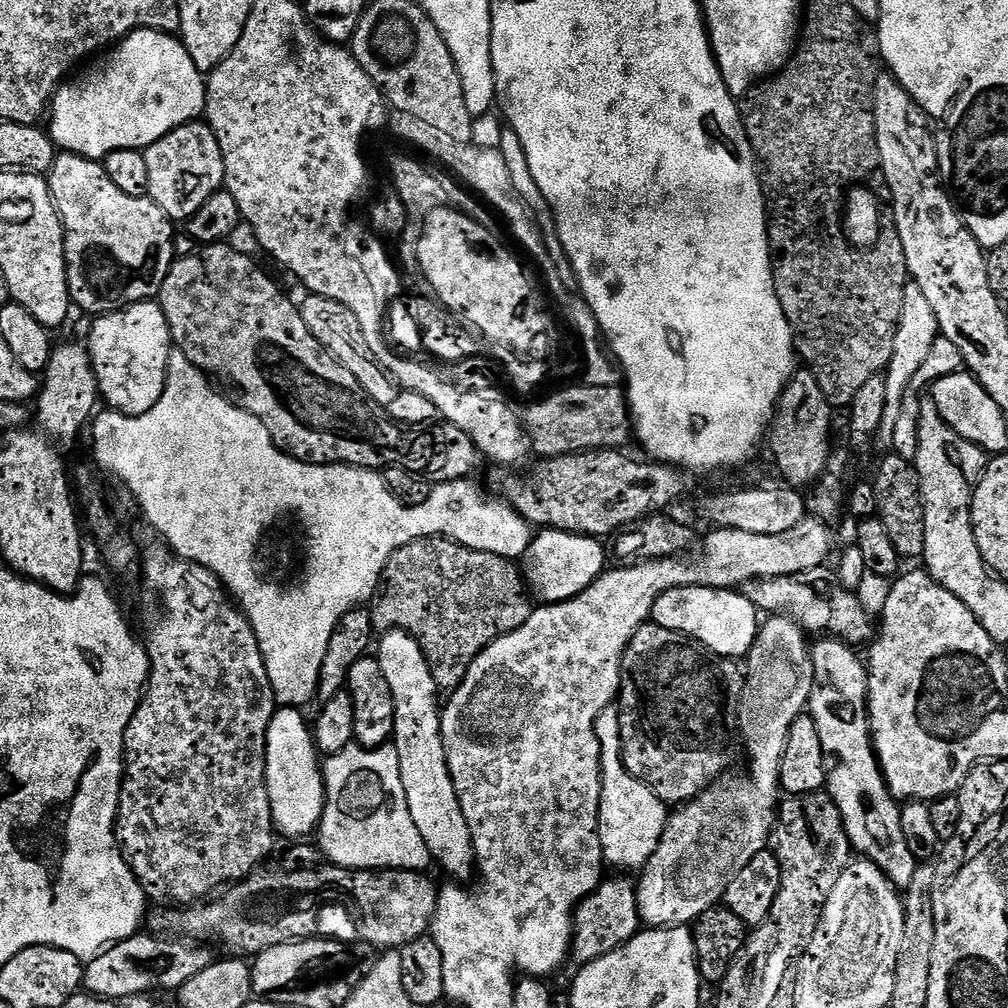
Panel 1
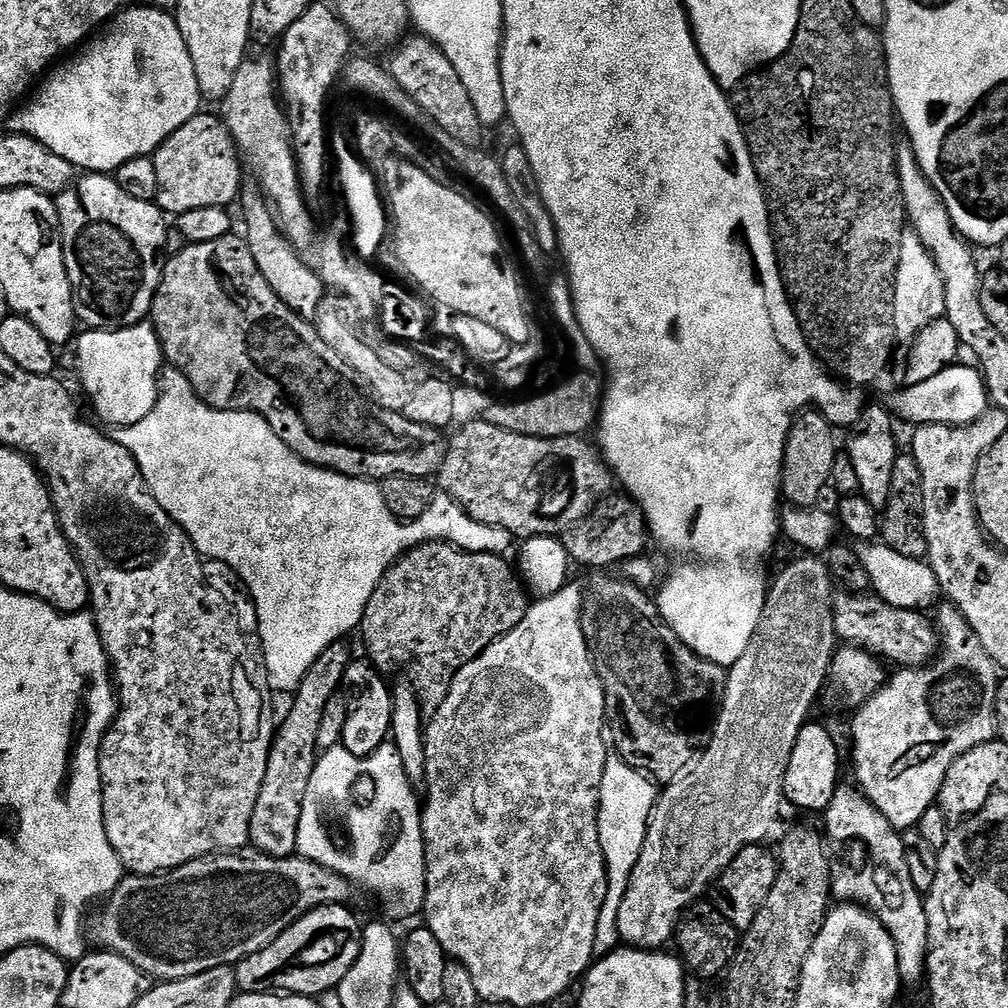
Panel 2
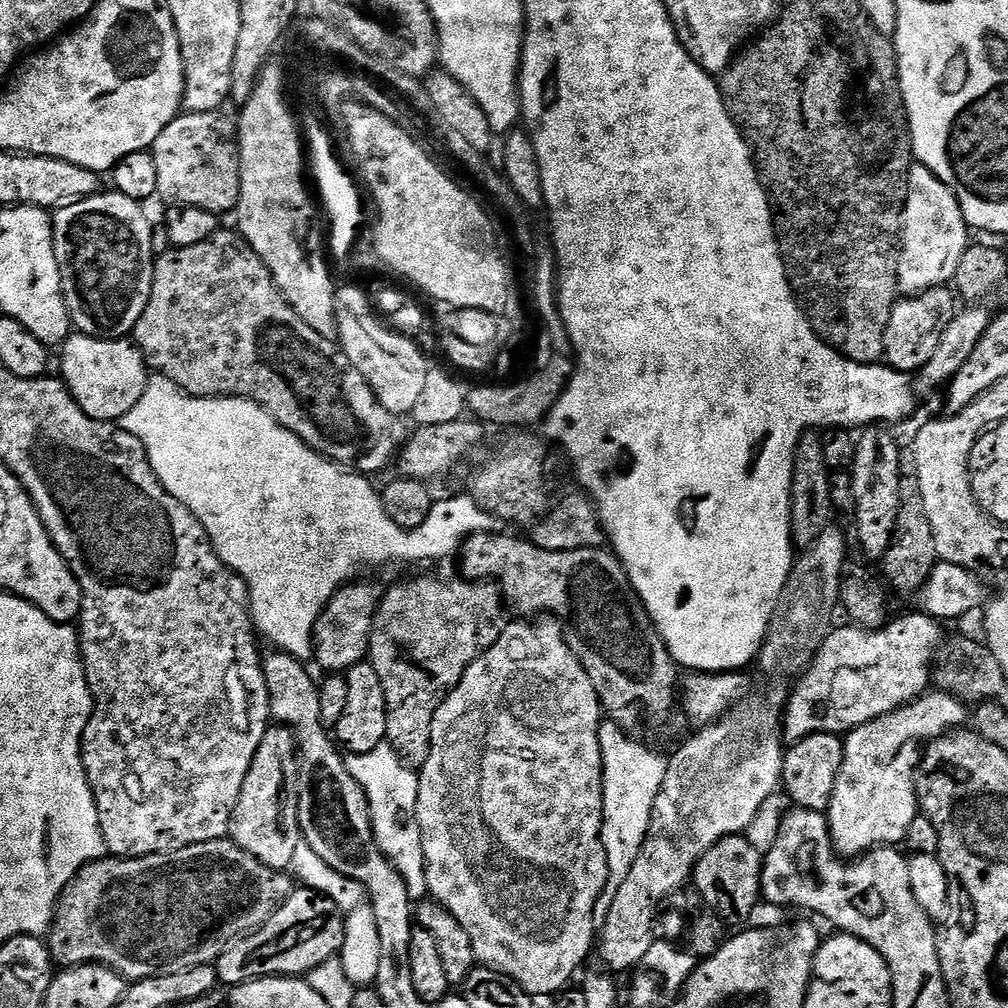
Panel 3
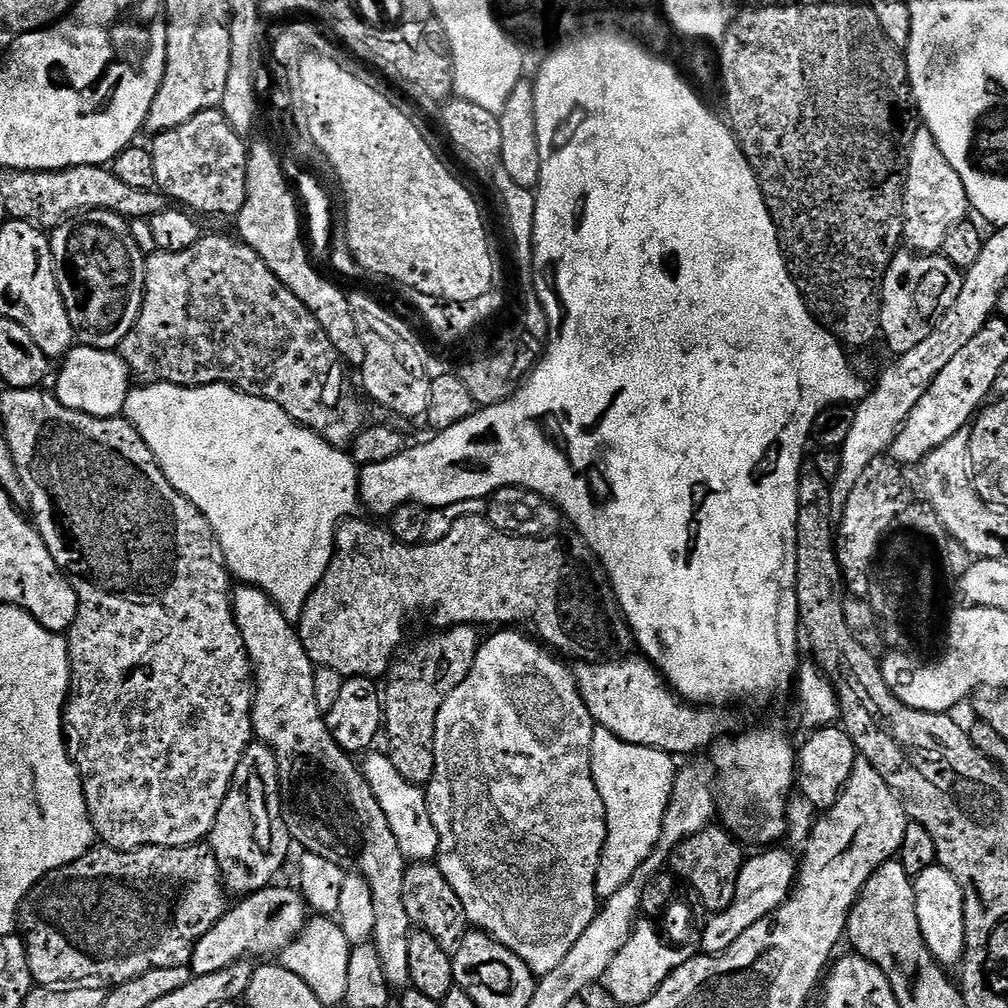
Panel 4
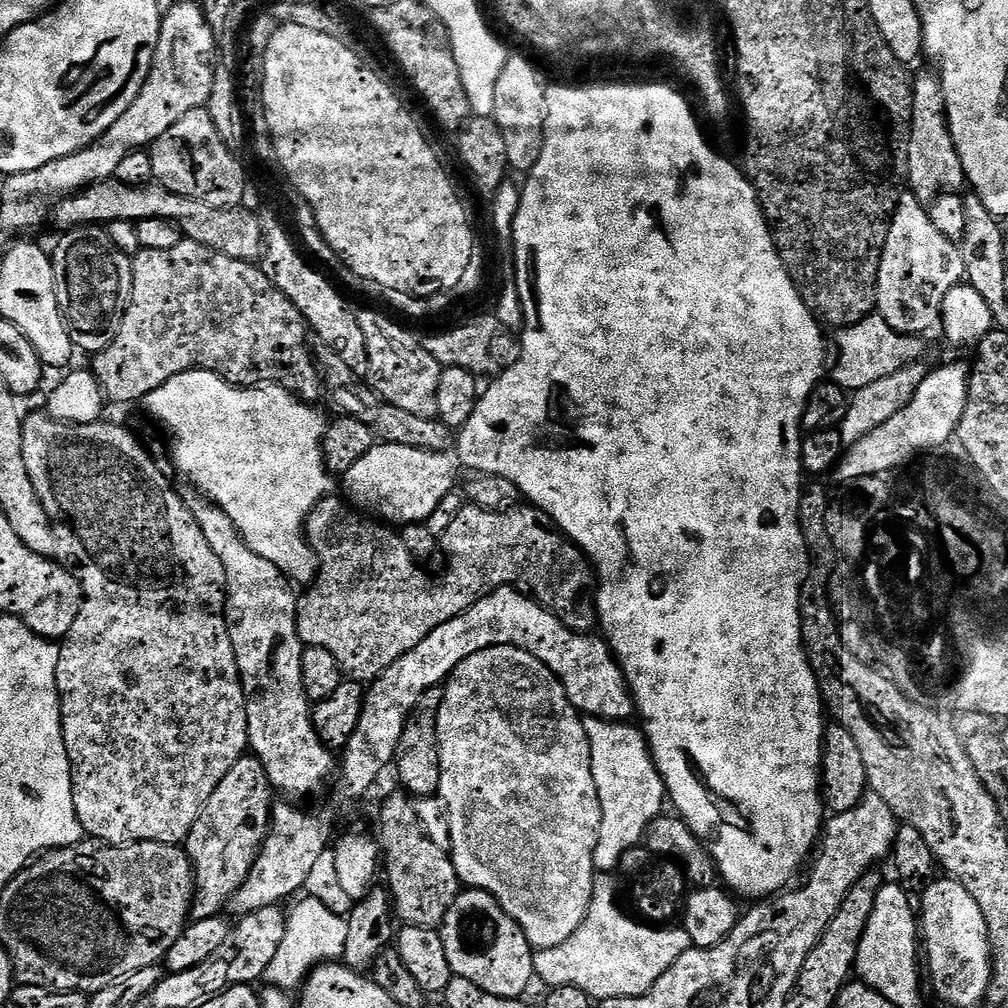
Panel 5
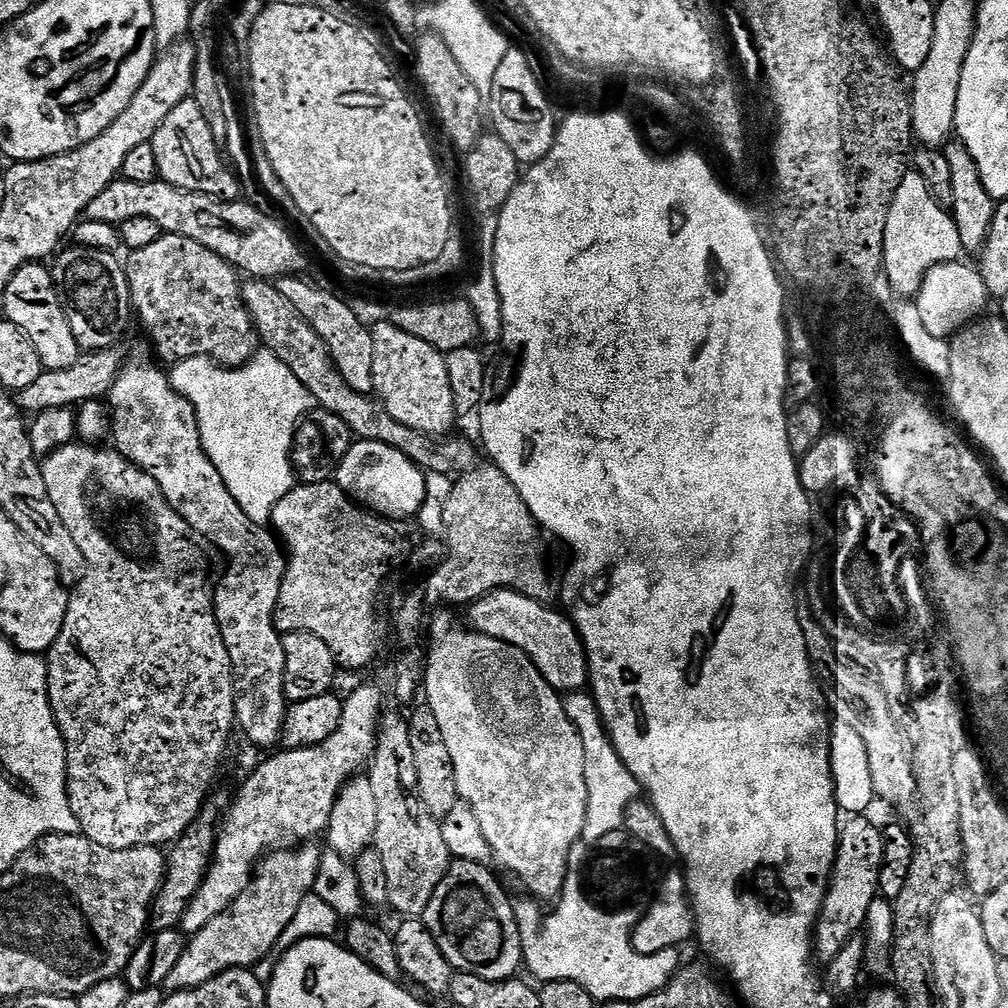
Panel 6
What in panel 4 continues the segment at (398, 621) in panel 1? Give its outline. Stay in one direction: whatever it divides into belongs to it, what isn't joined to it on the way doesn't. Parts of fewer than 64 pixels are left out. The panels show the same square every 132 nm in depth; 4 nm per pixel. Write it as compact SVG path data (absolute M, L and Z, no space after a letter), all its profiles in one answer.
M457 624L451 628L433 631L429 640L416 644L408 653L405 651L393 663L386 673L386 681L382 688L382 699L384 702L384 723L383 731L388 732L388 748L386 755L390 762L394 762L394 770L406 778L406 782L417 786L427 786L432 781L434 774L434 746L436 745L436 723L438 722L438 710L442 710L442 702L466 682L466 674L474 666L474 658L478 654L482 643L482 636L479 636L477 629L470 624Z

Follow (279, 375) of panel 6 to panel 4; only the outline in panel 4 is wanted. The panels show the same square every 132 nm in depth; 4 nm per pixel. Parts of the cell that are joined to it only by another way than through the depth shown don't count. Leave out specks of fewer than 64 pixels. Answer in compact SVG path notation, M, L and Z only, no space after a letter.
M177 384L136 386L129 391L122 416L136 427L138 434L142 434L146 446L150 446L150 450L160 463L160 468L166 474L170 486L174 486L174 490L181 492L206 518L206 522L210 522L220 543L220 549L224 552L224 562L228 566L229 573L240 584L249 584L251 588L263 590L276 603L278 610L282 610L282 614L288 620L299 621L310 594L320 585L330 566L332 552L336 549L336 530L339 528L341 520L355 517L357 515L356 508L361 507L360 468L351 455L343 448L330 446L330 442L326 442L318 434L314 434L310 429L303 428L298 422L294 422L294 418L290 418L290 414L286 414L286 410L282 410L282 406L245 392L237 392L228 384L207 384L201 388L183 388Z

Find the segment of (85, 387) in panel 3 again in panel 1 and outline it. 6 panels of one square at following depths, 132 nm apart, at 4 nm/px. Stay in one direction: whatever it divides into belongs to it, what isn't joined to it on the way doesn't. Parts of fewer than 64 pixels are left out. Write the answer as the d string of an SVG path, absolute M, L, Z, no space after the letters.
M144 300L141 304L131 304L129 308L97 316L91 323L92 333L89 334L88 340L86 339L86 347L92 359L92 369L100 387L103 403L108 403L105 405L111 411L121 412L124 416L141 416L154 410L164 393L170 354L174 351L170 326L159 303Z

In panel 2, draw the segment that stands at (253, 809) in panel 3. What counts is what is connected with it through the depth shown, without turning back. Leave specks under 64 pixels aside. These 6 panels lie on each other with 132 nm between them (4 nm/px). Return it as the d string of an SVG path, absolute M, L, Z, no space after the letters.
M335 640L326 646L326 650L322 650L322 654L318 654L318 658L314 658L314 666L310 666L306 678L302 678L291 697L292 705L284 721L281 724L279 721L275 729L262 794L258 794L258 806L254 806L254 818L250 820L250 844L257 852L281 858L296 852L302 802L318 759L318 729L322 727L322 710L326 702L341 691L346 670L354 659L354 653L346 645L344 640Z

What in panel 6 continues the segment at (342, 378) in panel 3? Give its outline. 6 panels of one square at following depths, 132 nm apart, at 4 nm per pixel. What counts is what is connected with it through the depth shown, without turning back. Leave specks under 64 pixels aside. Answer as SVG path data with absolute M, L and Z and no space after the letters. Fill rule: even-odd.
M167 234L126 258L132 307L165 365L207 356L223 367L241 368L256 355L260 337L241 296L241 277L228 261L190 238ZM119 347L88 350L78 358L78 362L74 362L74 366L66 366L66 370L45 368L38 382L26 386L26 390L15 393L16 405L25 414L31 414L31 412L51 414L63 408L75 409L91 400L103 401L120 373L122 367L120 351Z

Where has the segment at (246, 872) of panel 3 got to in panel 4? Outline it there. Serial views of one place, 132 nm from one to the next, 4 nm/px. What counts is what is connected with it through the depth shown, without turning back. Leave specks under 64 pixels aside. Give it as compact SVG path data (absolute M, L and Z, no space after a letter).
M107 846L93 847L82 858L54 870L49 876L43 876L30 890L30 894L20 903L18 932L26 946L26 954L30 962L30 974L33 981L42 988L59 988L61 986L84 986L89 982L99 982L104 986L115 986L134 978L138 974L146 974L146 970L158 970L166 966L191 965L194 946L224 916L226 911L226 889L224 878L216 855L211 847L193 846L191 848L139 848L133 852L120 852L117 848Z

